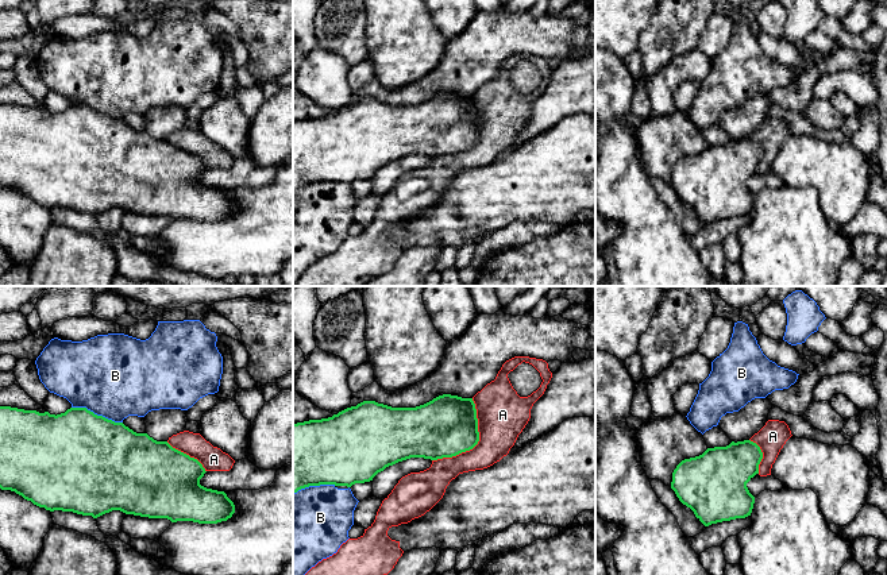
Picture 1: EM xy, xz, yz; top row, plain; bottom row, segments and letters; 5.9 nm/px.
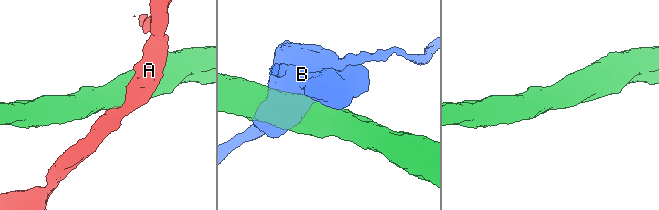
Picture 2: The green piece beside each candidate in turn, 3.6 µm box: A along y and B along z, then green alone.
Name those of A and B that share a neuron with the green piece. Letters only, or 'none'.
none

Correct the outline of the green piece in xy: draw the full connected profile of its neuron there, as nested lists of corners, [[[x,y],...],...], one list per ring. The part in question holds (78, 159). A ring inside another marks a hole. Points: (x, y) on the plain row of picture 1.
[[[0,104],[0,186],[15,189],[50,209],[73,209],[97,216],[120,208],[140,215],[167,216],[171,220],[227,219],[235,211],[235,202],[224,189],[200,182],[205,170],[197,157],[173,146],[167,139],[157,139],[147,131],[136,131],[123,120],[97,113],[86,105],[70,105],[55,113],[49,109]]]

